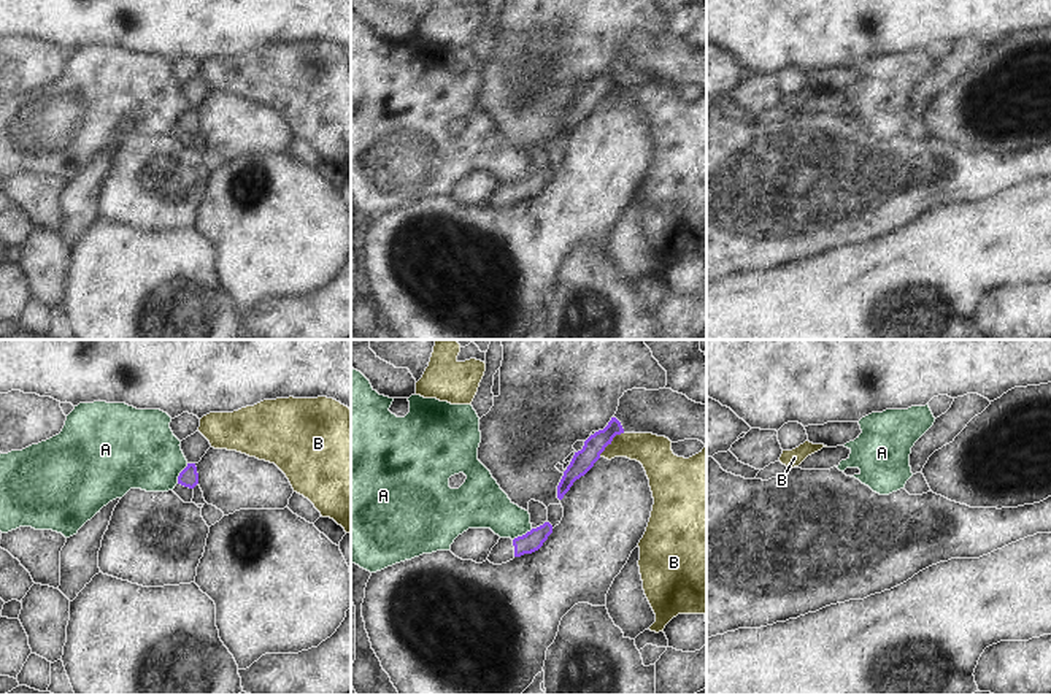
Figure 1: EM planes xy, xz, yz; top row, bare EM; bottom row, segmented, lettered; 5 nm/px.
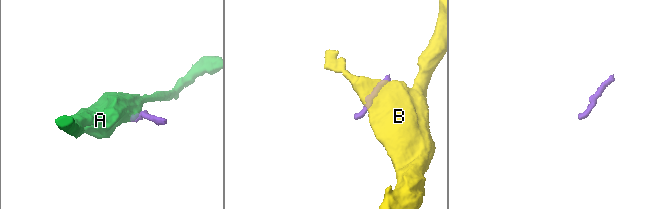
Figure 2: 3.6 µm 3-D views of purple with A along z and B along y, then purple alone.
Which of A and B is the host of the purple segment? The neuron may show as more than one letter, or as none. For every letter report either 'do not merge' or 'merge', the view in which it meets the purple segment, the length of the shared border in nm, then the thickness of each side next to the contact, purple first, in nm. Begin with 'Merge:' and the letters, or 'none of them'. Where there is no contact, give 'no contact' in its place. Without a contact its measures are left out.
Merge: none of them
A: do not merge; contact in xy; length 120 nm; calibres 100 and 400 nm
B: do not merge; contact in xz; length 180 nm; calibres 110 and 180 nm

